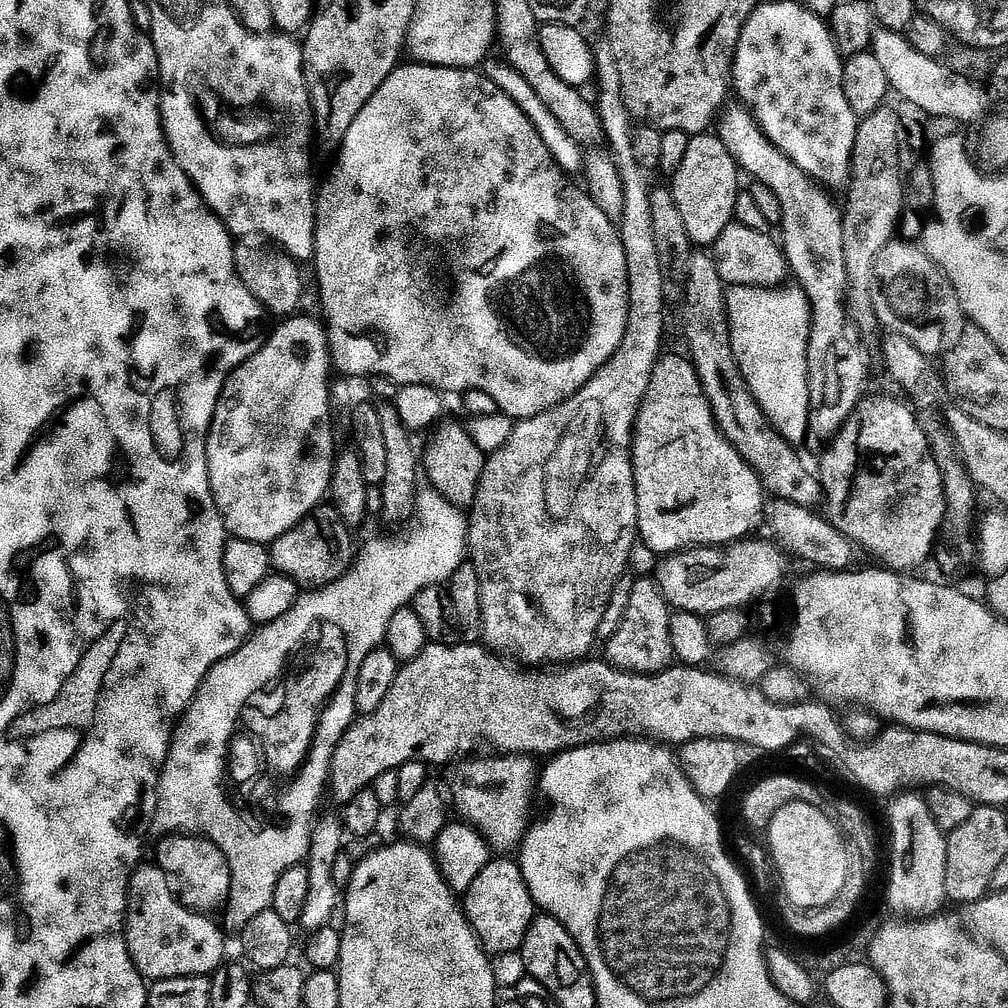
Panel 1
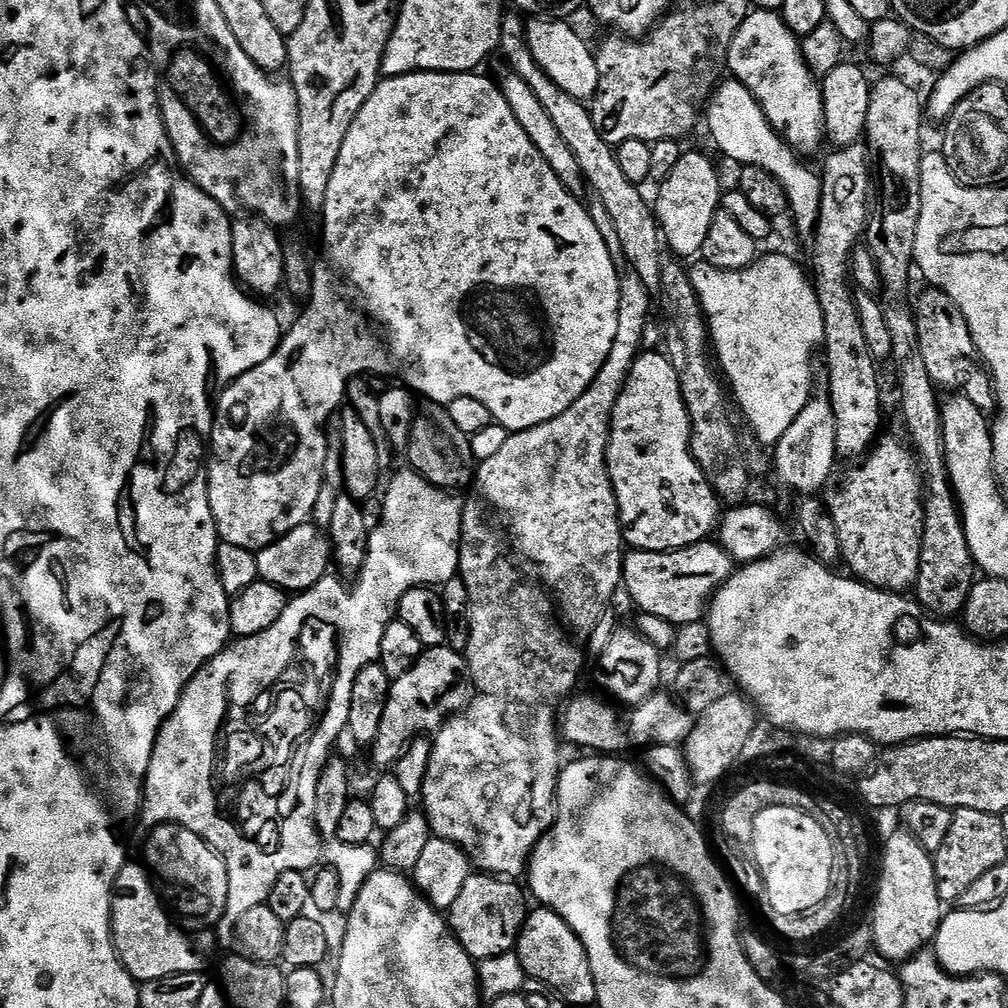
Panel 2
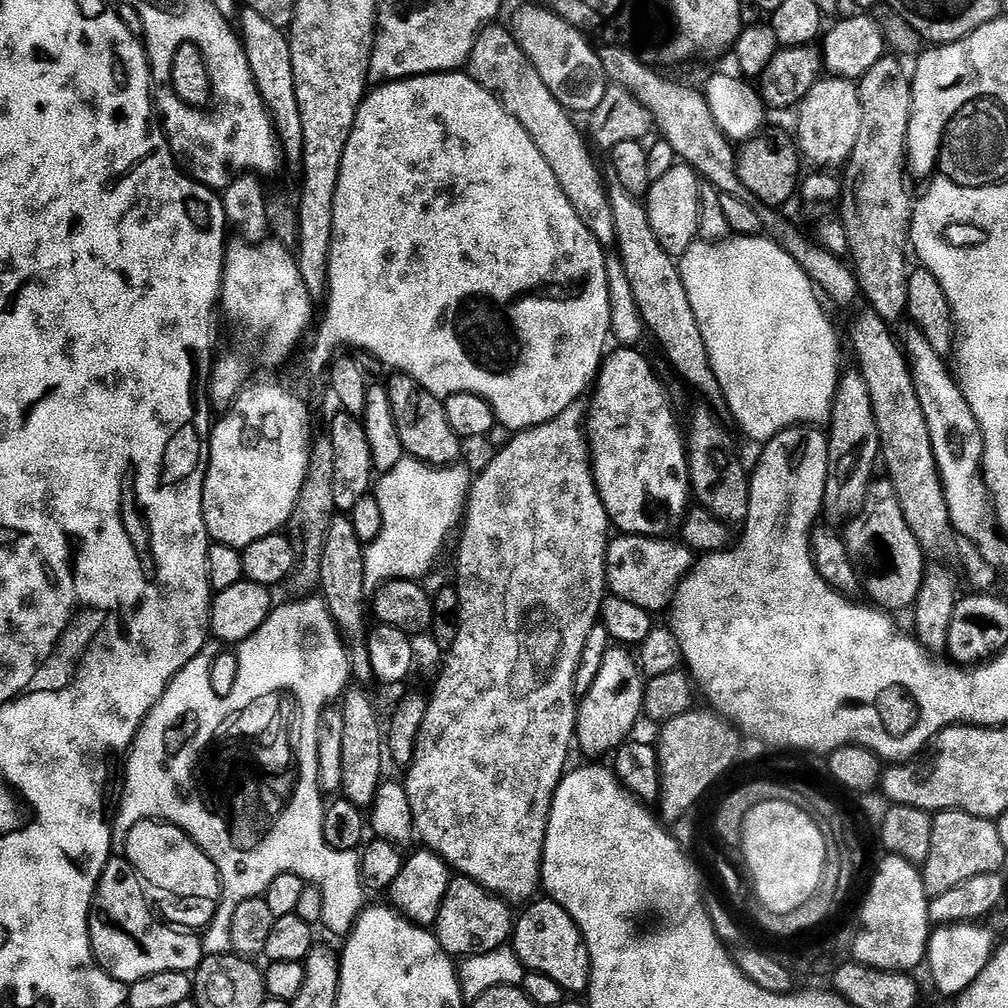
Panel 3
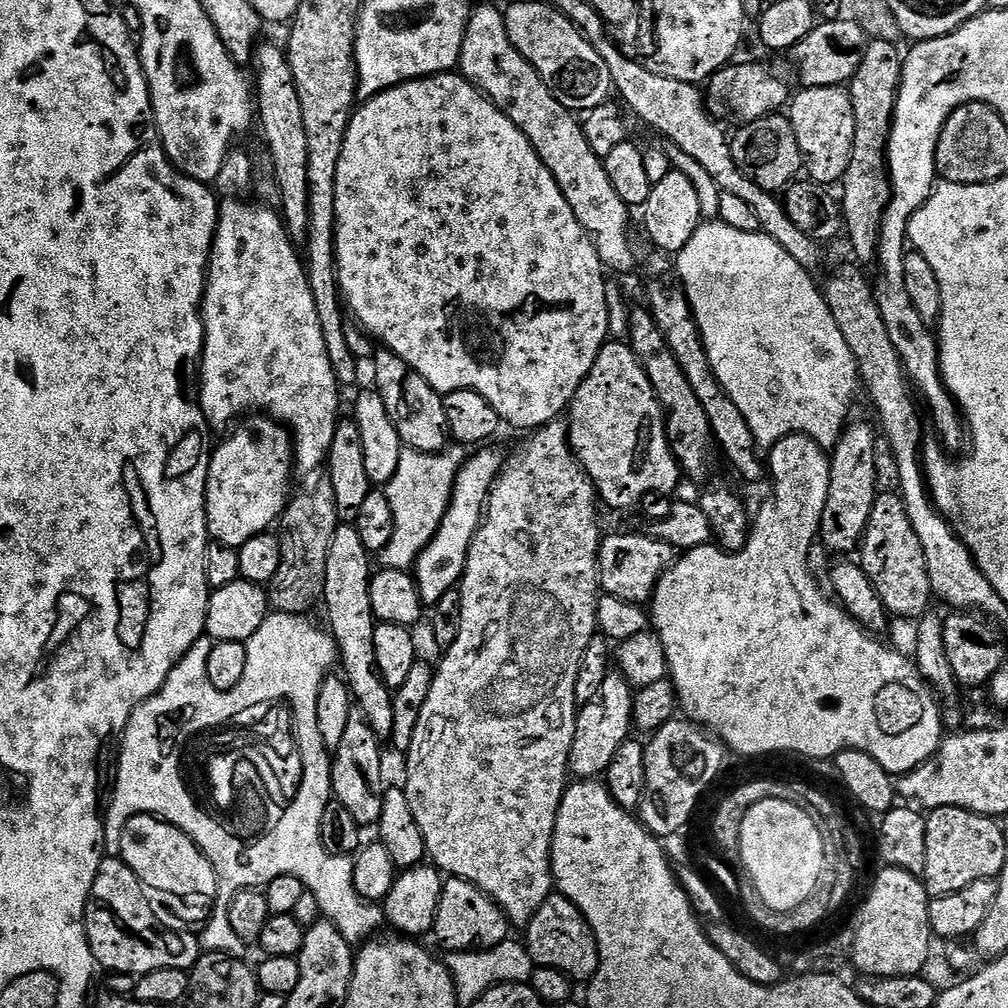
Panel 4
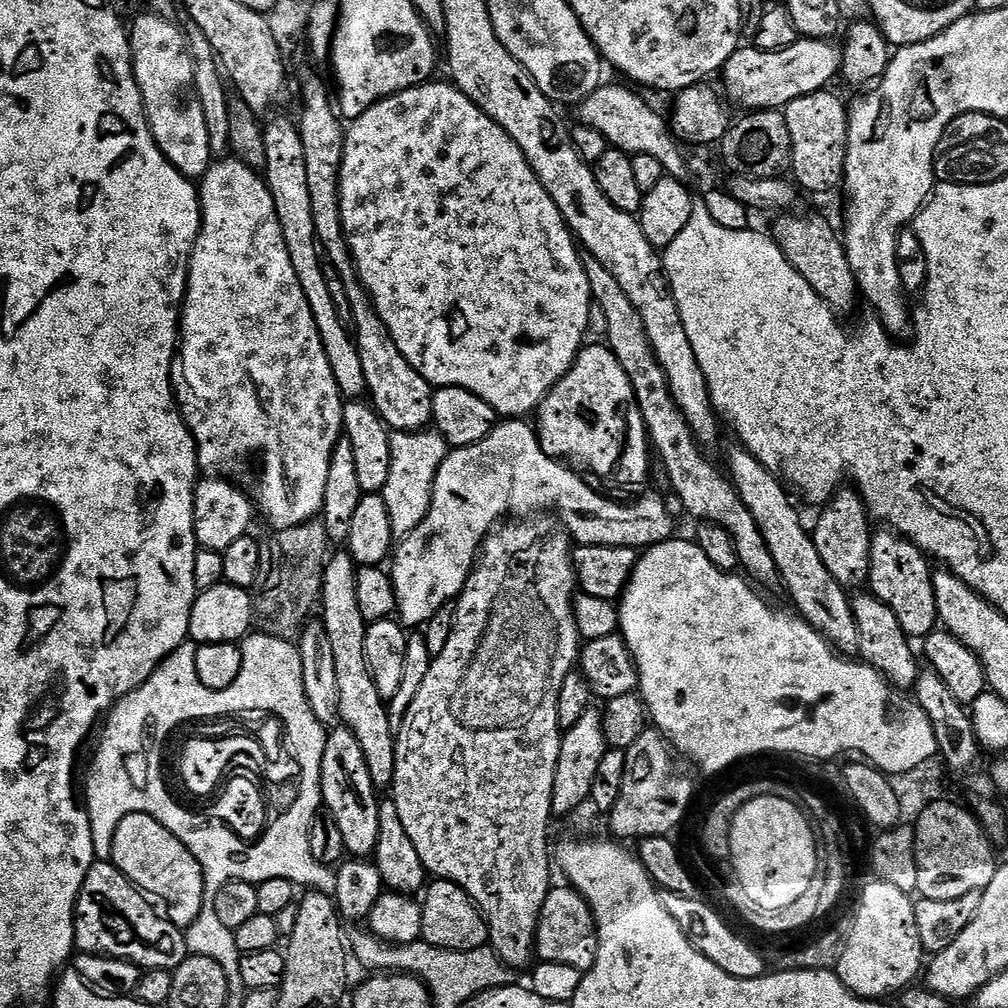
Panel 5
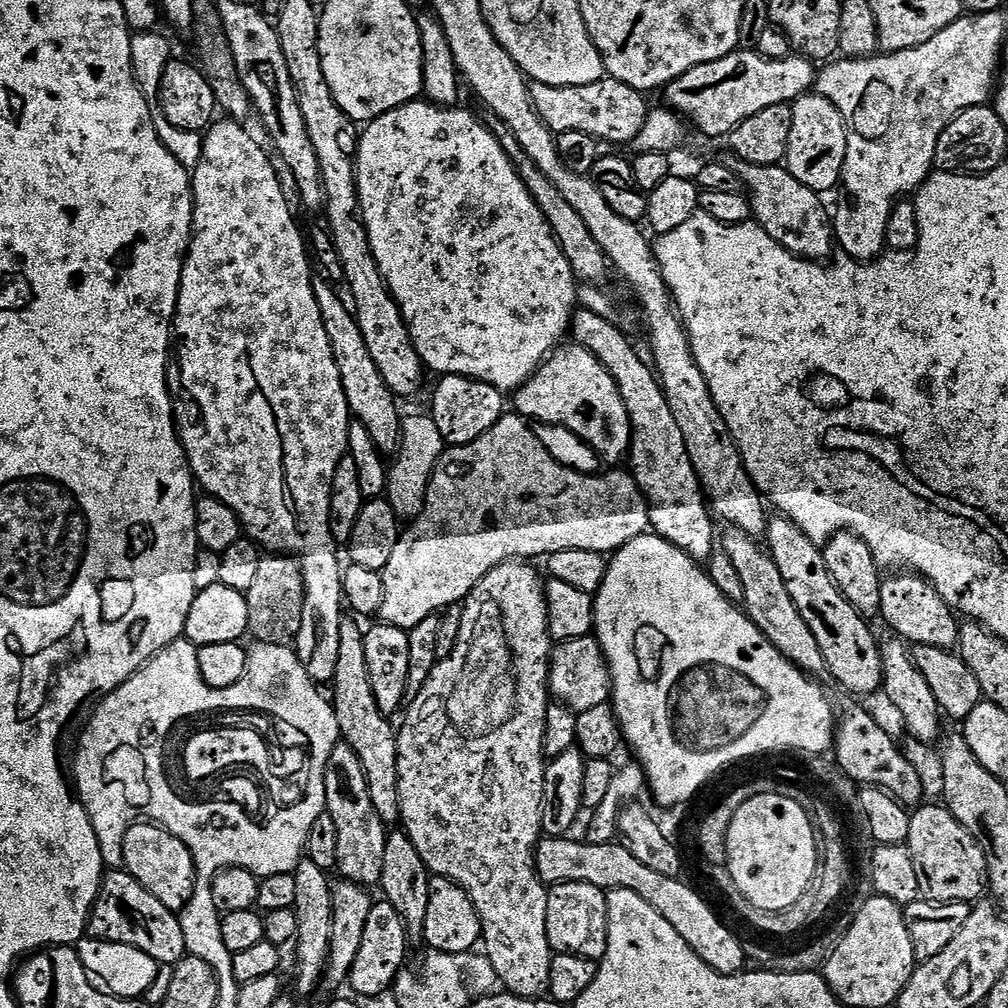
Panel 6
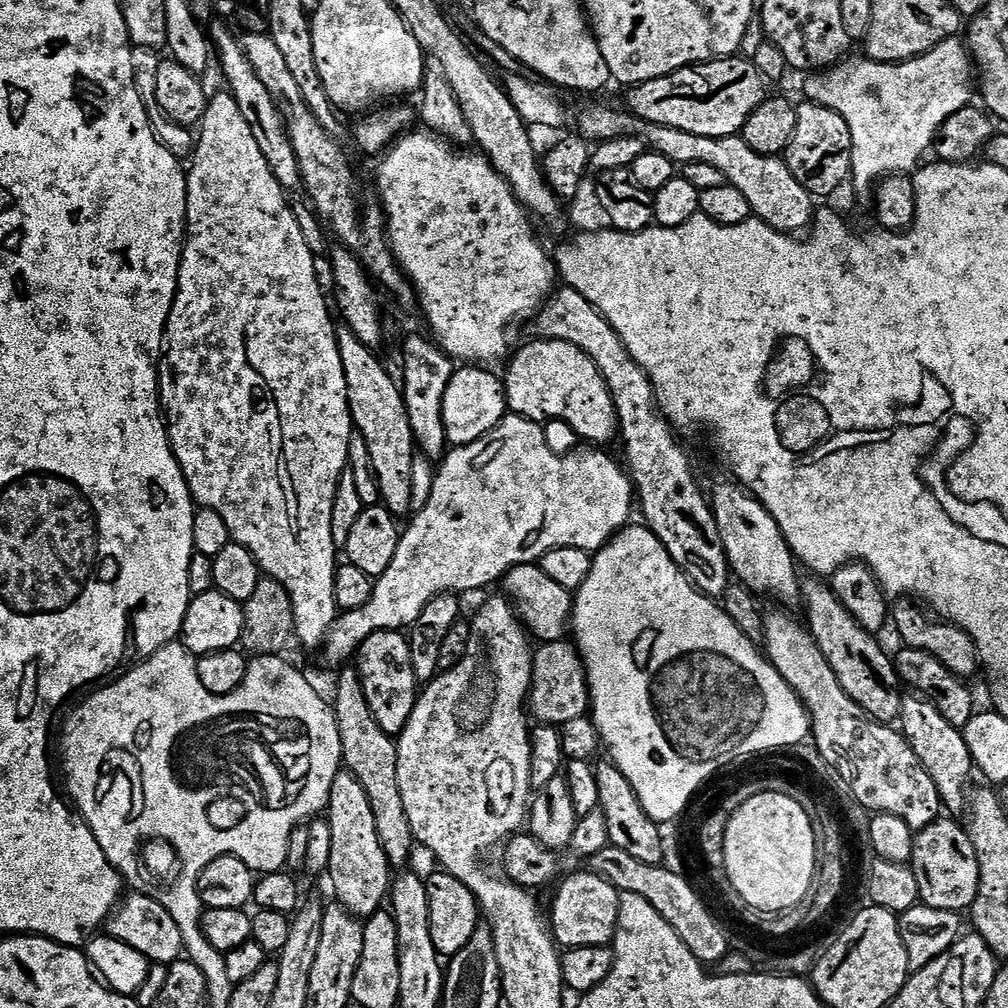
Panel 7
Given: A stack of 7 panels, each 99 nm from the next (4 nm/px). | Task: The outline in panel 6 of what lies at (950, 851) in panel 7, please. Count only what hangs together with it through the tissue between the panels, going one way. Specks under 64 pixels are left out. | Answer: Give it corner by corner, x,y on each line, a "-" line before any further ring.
939,803
927,804
911,813
906,845
910,850
910,858
914,858
914,870
918,874
921,893
927,899
943,904
972,904
979,901
983,897
980,895
985,895
988,887
986,854
982,846
978,846
974,834
970,834
970,830
966,830
966,826
962,826
962,822
958,822
958,818
954,818
947,808

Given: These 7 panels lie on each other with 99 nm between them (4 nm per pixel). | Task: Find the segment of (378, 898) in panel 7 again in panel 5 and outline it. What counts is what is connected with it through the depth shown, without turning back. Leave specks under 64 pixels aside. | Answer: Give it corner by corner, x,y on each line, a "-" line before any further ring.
336,726
328,732
326,750
322,758
320,794
323,807
330,814
334,814
338,826
342,829
347,855
352,858
371,857
378,846
381,797
378,795
376,783
370,778
366,754
349,728

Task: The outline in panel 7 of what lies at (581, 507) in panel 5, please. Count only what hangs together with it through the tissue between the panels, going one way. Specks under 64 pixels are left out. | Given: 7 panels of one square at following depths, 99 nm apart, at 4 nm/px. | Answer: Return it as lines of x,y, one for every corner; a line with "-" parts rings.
508,414
504,417
496,428
490,430
484,437
478,438
477,441
470,442
469,445
453,447
439,461
438,467
435,469
432,478
432,493
426,502
426,506
419,509
411,517
412,525
403,529
400,541
398,542
398,550
394,554
394,562
390,565
381,576
373,583
372,593
370,594
370,602
366,602
366,606
362,606
358,610
350,610
343,614
337,615
336,623
328,632
328,639
322,645
322,653
324,652
324,660
328,664
340,664
344,666
349,663
348,660
359,653
362,642
366,642
366,638
370,638
370,634
375,632
394,632
397,630
411,629
416,623
418,614
422,614
422,610
426,610
426,606
436,596
445,594
465,594
464,592
472,592
475,588
484,588
487,584
503,581
512,568
518,567
520,564
535,564
547,552
562,546
574,546
578,550
586,550
593,554
600,551
621,528
629,523
628,520
632,516
632,500
634,504
634,485
630,479
629,473
623,467
619,468
610,457
607,451
596,450
600,452
576,452
573,456
560,457
554,449
548,445
548,436
543,432
541,425
534,420
527,420
524,416

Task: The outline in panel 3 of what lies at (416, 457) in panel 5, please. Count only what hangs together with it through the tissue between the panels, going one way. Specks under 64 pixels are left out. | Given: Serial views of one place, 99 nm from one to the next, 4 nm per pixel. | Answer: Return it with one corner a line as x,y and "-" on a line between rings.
405,455
404,459
394,466
394,470
383,473
375,481
374,495
378,506
382,506
382,530
378,538
364,549
364,569
366,570
365,585
379,586
387,580
419,581
436,564
448,535
457,531
458,525
464,519
468,507
468,492
472,488
474,472
457,462
446,468
435,468
413,456

